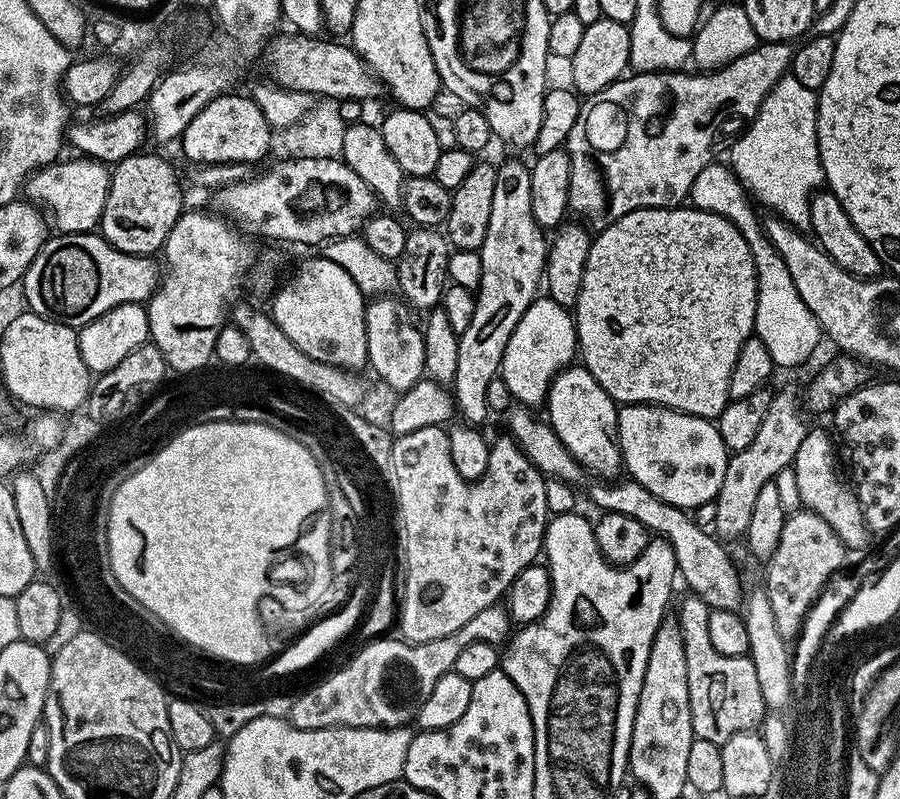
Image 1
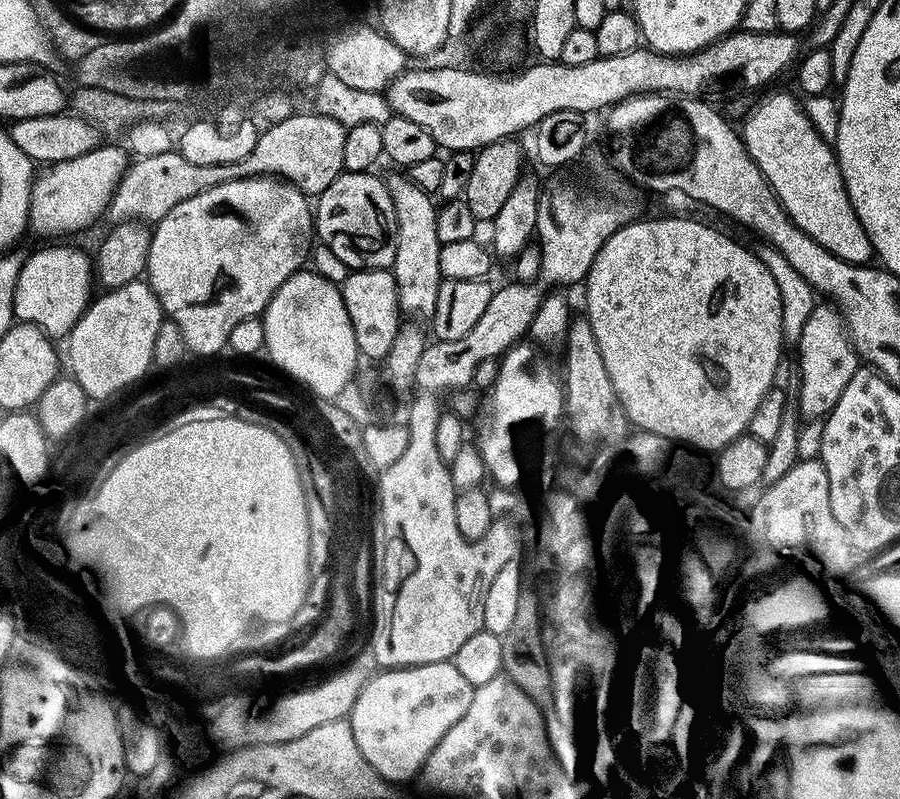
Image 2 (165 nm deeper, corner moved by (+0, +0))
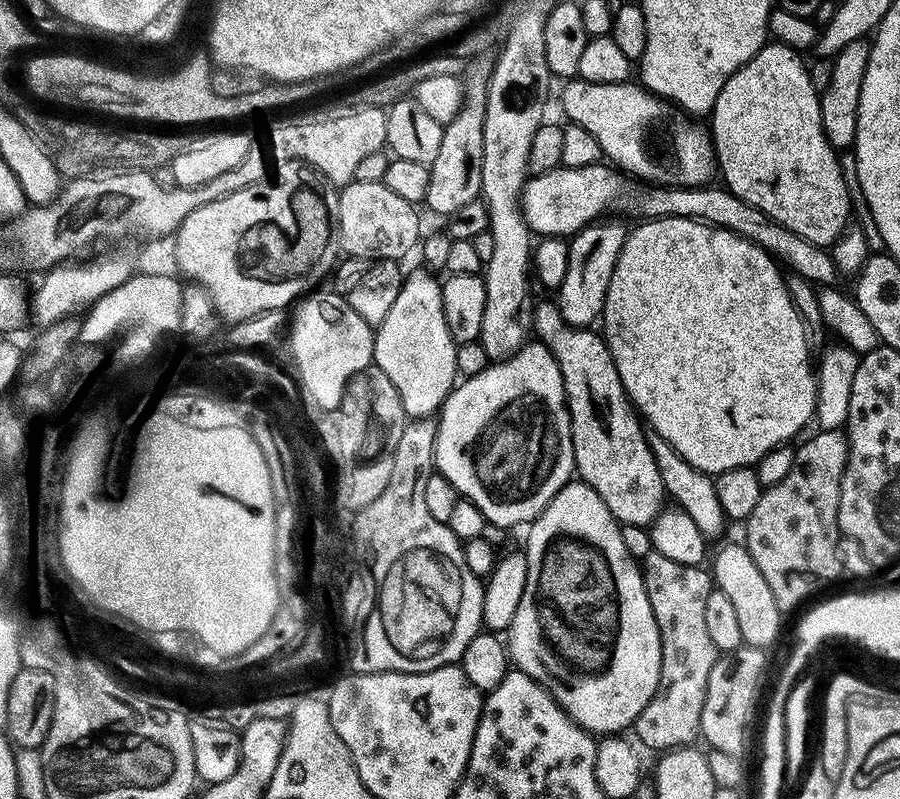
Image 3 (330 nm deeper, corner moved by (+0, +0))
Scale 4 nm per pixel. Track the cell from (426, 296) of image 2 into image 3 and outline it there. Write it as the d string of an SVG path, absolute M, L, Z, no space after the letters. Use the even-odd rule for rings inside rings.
M418 266L408 272L398 297L386 318L375 329L376 345L372 359L394 382L408 418L428 418L439 413L444 399L458 380L457 343L445 322L441 281L430 270ZM432 412L432 413L431 413Z

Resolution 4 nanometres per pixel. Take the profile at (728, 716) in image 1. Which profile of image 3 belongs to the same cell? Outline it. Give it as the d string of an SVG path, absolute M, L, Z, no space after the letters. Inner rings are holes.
M654 550L642 560L642 571L660 631L662 670L654 698L650 698L646 710L642 710L635 722L635 739L648 748L679 749L700 736L706 686L718 659L714 642L706 631L706 598L714 587L713 573L699 564L679 564Z

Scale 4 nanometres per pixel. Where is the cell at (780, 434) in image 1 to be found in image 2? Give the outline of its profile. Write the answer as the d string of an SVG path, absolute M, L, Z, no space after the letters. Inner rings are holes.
M818 302L812 307L810 318L806 318L806 326L802 326L802 334L798 341L800 347L800 404L798 411L801 417L808 420L819 420L828 415L828 411L842 398L842 390L850 378L862 367L862 361L856 355L856 348L852 345L852 339L848 336L848 325L844 322L844 315L839 308L831 302Z

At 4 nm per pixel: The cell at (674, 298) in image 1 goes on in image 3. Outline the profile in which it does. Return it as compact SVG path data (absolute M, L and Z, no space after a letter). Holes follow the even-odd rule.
M664 216L661 220L645 219L637 224L640 225L633 232L631 229L625 235L624 245L610 278L610 288L606 290L602 313L602 335L616 363L624 391L637 413L646 421L647 427L660 435L681 458L698 471L719 474L735 468L751 468L775 448L792 442L808 423L813 423L816 415L817 373L812 364L808 365L810 349L802 318L790 298L785 277L780 277L781 269L777 261L767 252L725 228L713 228L711 224L702 224L699 220L673 216Z

